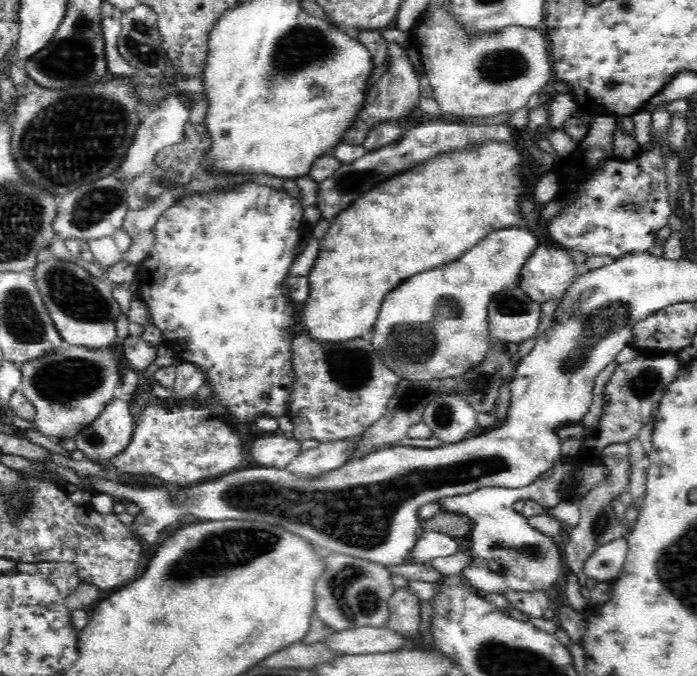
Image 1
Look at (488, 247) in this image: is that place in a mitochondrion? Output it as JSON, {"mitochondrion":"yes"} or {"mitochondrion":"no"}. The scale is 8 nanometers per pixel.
{"mitochondrion":"no"}

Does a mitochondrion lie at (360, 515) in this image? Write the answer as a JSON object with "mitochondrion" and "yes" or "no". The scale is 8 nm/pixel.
{"mitochondrion":"yes"}

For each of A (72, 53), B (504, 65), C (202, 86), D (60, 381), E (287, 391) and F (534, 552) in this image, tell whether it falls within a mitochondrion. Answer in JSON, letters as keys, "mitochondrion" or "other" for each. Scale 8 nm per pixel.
{"A":"mitochondrion","B":"mitochondrion","C":"other","D":"mitochondrion","E":"other","F":"mitochondrion"}

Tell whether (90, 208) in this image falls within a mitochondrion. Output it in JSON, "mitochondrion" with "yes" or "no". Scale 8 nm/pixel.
{"mitochondrion":"yes"}

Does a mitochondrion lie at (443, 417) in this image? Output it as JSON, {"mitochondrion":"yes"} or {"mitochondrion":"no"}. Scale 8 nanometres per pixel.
{"mitochondrion":"yes"}

